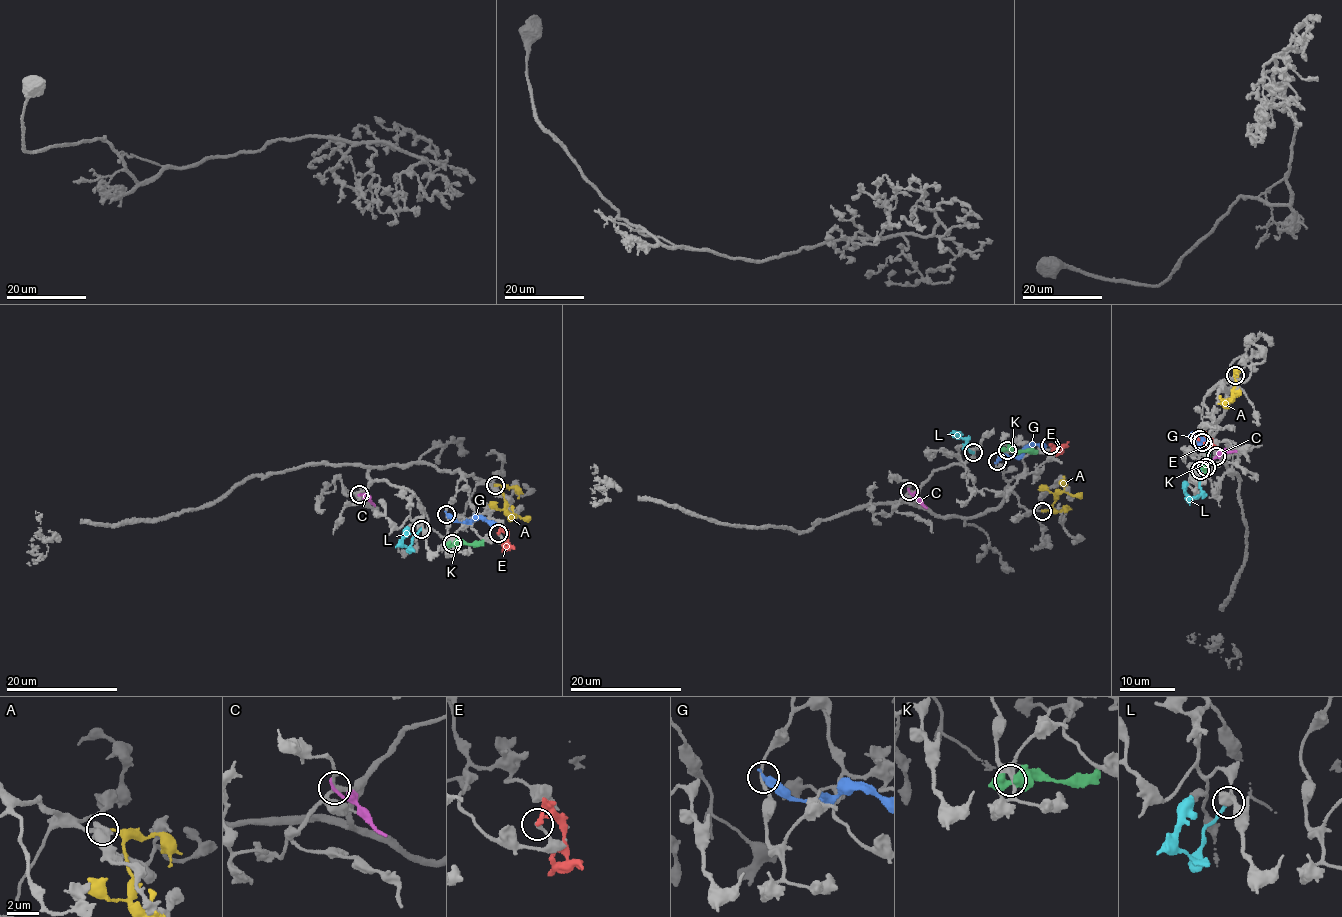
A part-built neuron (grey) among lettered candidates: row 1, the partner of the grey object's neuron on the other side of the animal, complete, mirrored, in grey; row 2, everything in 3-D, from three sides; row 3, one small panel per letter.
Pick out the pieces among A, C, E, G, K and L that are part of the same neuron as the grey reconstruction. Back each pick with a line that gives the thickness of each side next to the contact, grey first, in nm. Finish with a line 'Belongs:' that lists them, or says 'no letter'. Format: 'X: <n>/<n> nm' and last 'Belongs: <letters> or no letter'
L: 260/190 nm
Belongs: L

